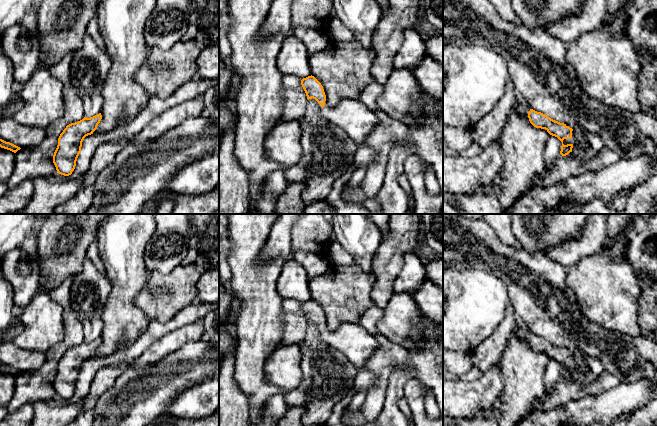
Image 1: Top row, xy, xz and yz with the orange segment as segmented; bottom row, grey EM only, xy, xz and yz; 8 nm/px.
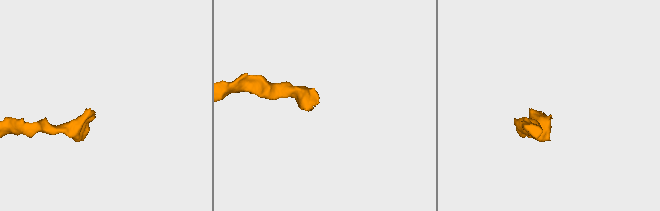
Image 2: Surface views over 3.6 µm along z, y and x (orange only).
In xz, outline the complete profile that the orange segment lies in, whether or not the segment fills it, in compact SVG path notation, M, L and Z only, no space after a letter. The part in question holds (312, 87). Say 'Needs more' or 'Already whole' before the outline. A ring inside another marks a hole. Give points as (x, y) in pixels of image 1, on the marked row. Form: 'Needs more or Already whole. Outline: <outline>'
Already whole. Outline: M308 76L301 80L301 85L306 93L307 99L315 99L321 107L325 106L326 95L321 83L314 77Z

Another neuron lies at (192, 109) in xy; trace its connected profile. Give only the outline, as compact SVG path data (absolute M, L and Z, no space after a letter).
M203 95L176 105L153 119L134 140L138 144L150 142L187 120L203 117L203 109Z

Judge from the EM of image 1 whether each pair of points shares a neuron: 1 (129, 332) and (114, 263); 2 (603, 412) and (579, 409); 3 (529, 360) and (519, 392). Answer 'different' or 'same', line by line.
1: same
2: same
3: same

